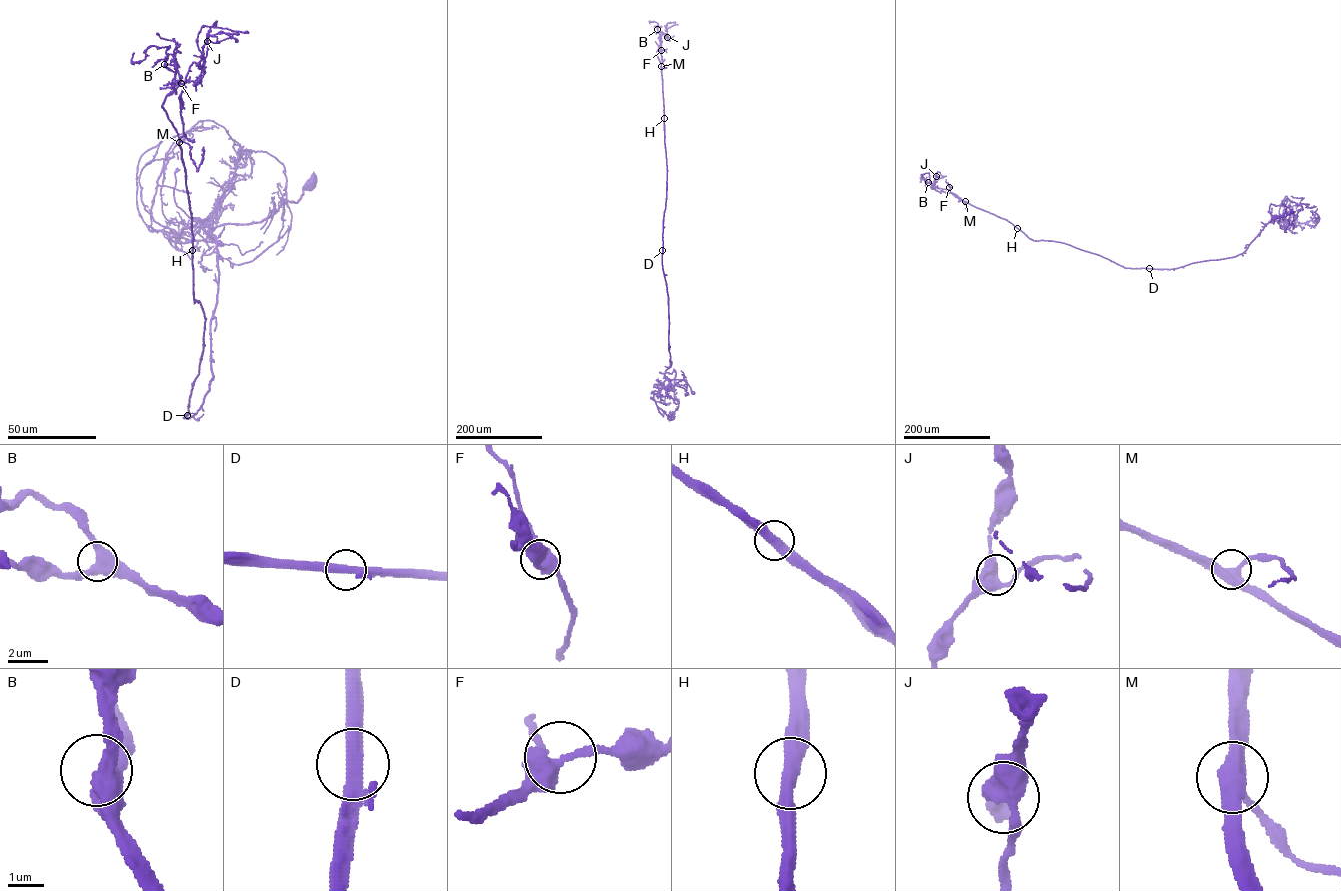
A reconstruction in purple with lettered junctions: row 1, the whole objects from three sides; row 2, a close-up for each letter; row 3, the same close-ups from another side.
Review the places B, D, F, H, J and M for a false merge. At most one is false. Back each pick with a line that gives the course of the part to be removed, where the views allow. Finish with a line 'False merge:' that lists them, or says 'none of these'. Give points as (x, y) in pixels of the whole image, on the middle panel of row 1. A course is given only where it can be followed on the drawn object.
False merge: none of these

